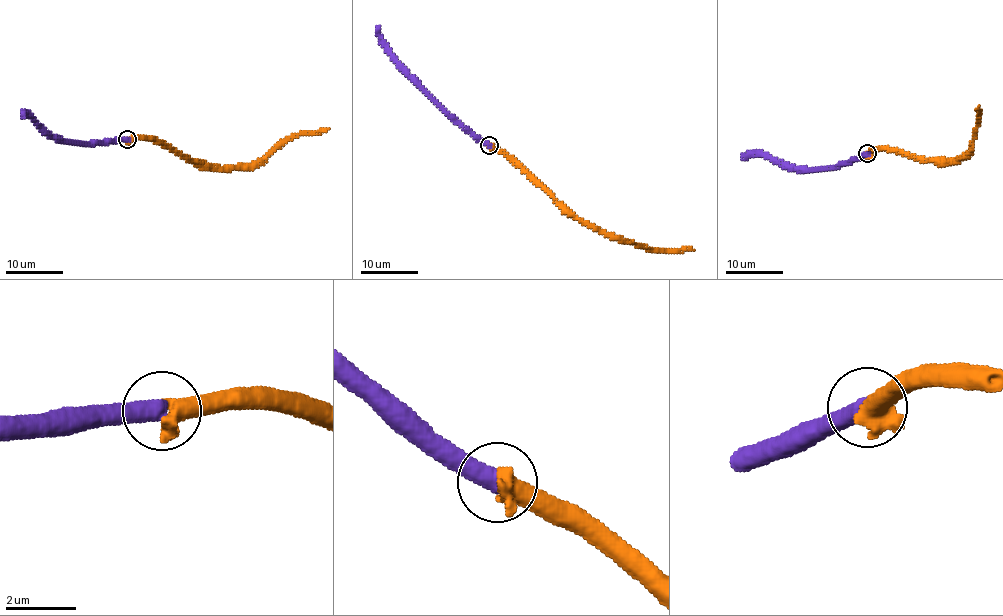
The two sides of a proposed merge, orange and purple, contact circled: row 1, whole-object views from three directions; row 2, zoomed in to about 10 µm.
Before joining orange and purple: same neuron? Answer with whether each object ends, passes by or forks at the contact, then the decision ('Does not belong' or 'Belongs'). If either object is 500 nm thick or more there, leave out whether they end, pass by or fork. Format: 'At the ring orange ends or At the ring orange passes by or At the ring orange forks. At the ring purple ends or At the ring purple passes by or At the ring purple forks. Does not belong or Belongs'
Belongs

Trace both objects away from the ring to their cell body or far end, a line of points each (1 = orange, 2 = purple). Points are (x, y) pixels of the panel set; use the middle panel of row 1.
1: (490, 145), (505, 151), (580, 220), (653, 249), (693, 249)
2: (488, 145), (466, 132), (412, 76), (387, 45), (377, 27)

